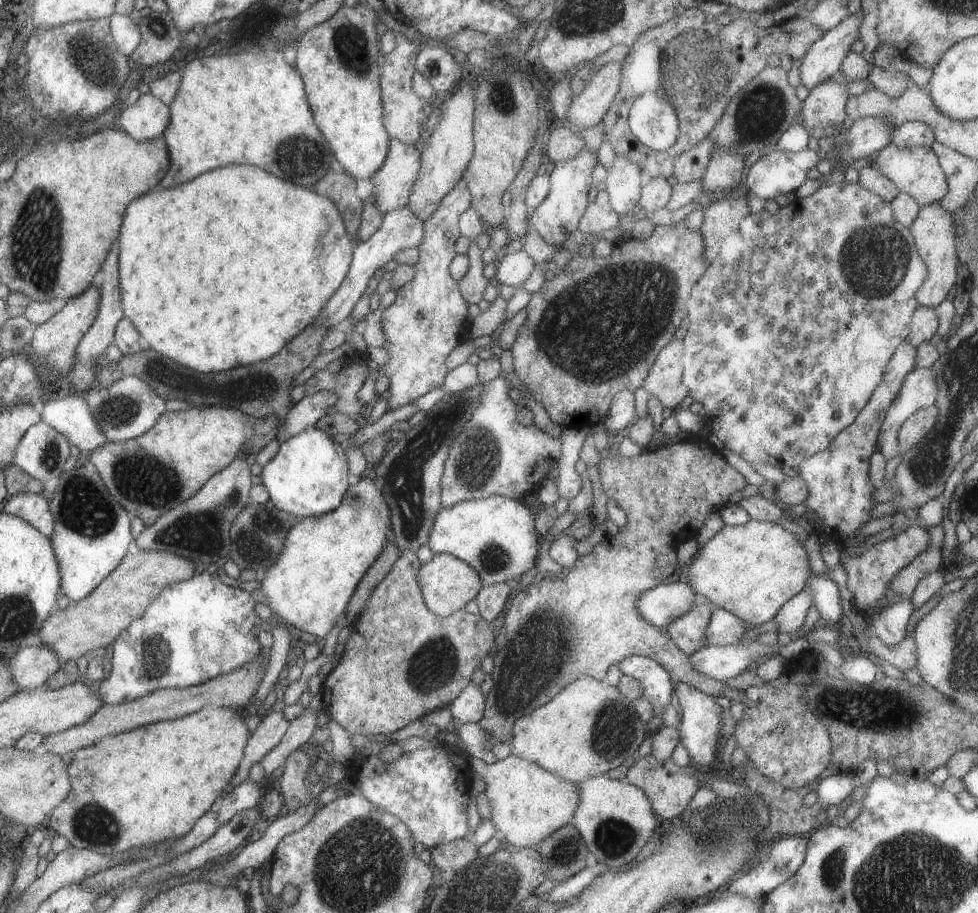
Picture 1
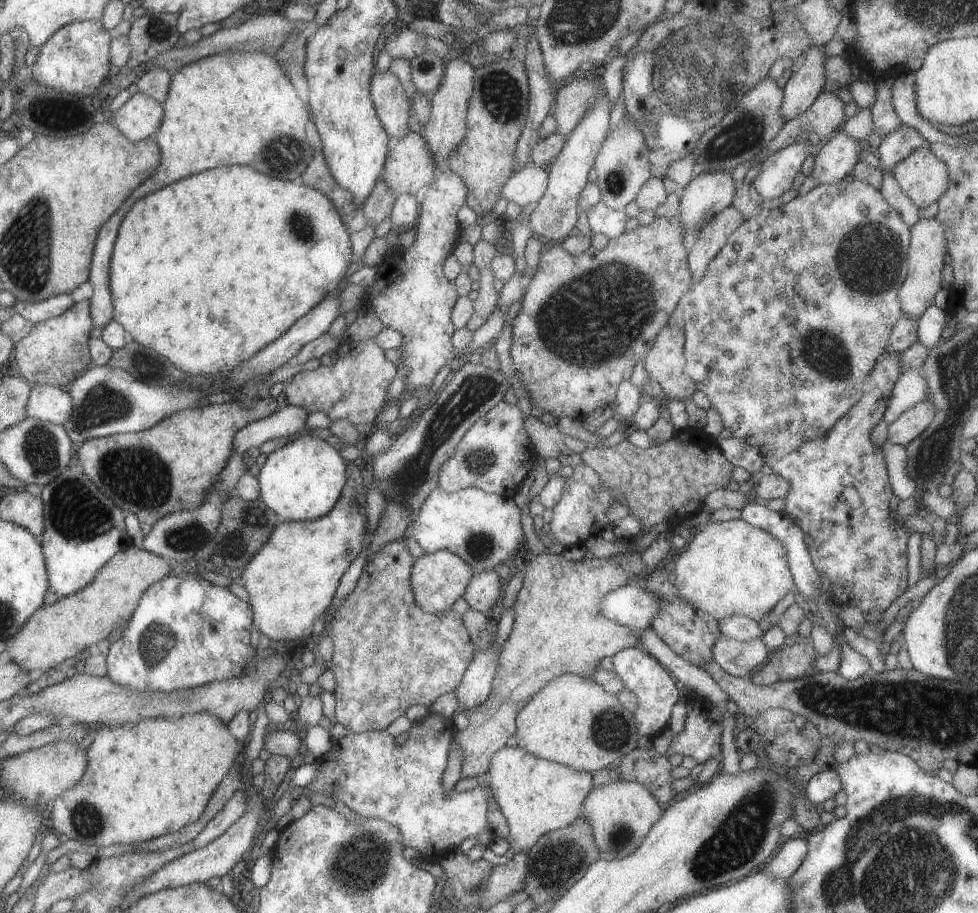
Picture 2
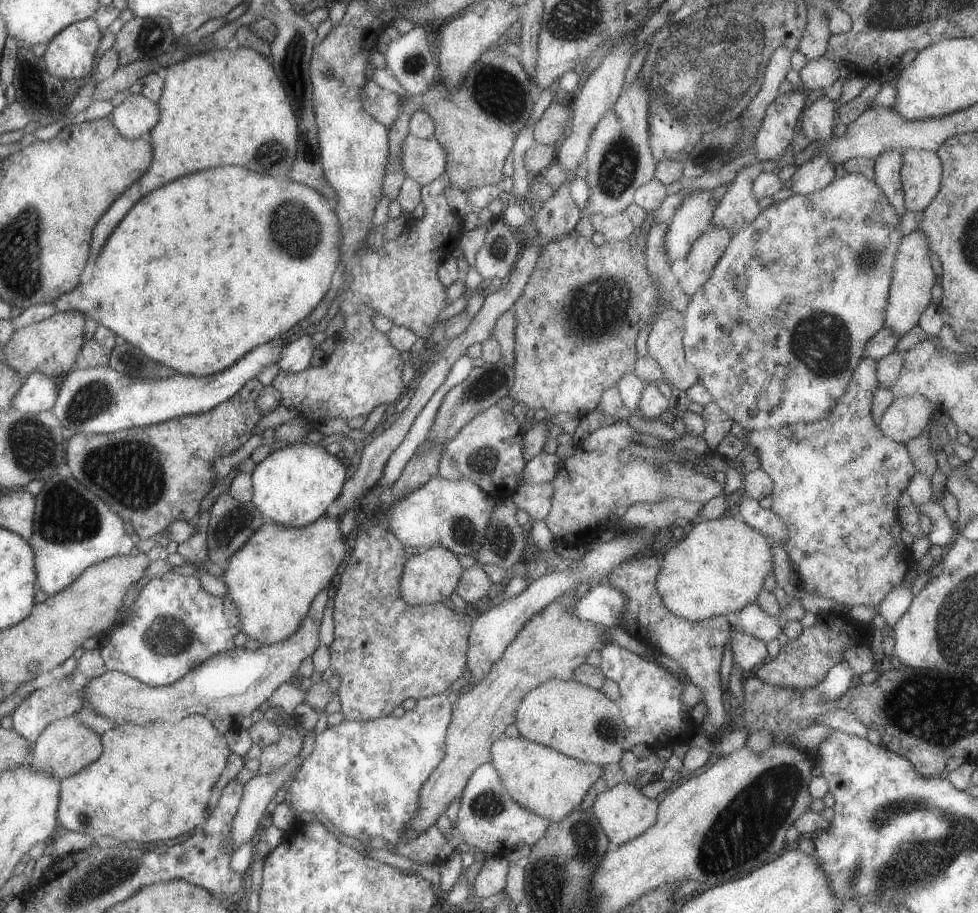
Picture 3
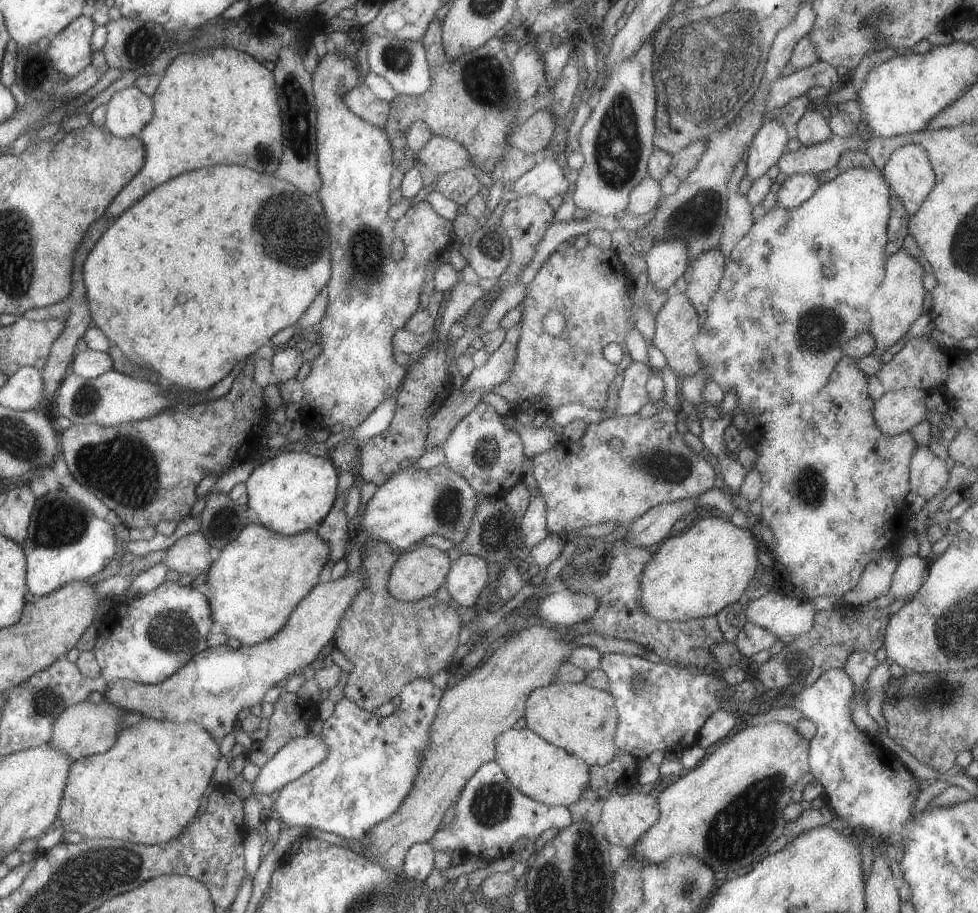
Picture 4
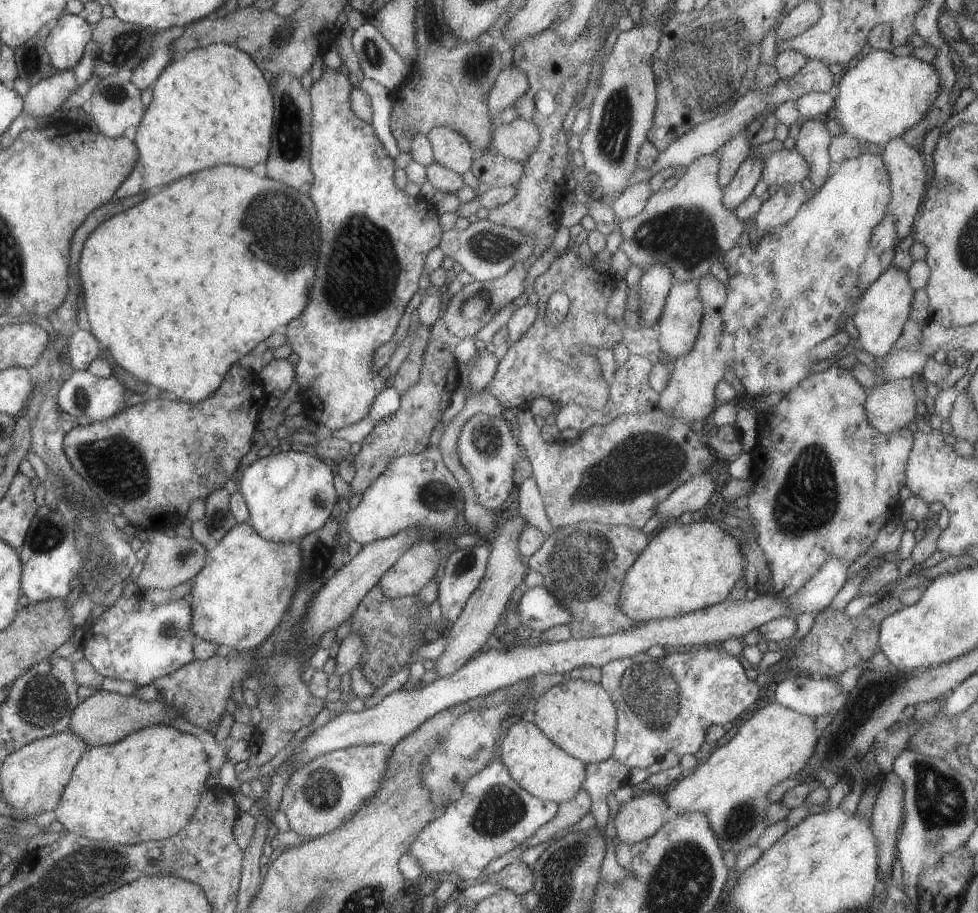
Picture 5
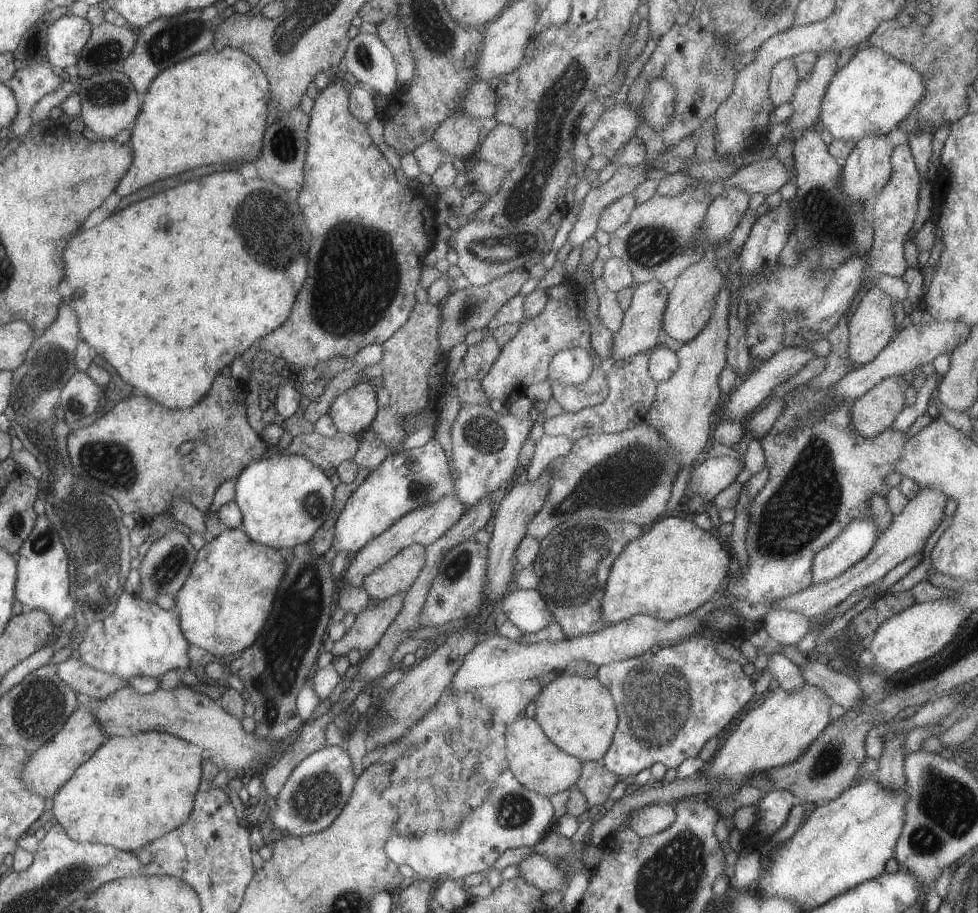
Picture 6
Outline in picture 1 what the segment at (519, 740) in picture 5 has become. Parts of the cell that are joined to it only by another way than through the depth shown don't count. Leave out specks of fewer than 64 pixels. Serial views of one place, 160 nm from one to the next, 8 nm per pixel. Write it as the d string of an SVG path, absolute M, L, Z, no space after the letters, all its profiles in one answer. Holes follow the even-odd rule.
M509 754L501 761L472 763L485 783L484 794L489 802L491 820L503 842L524 849L537 848L548 834L570 823L579 800L576 784L559 778L540 766Z

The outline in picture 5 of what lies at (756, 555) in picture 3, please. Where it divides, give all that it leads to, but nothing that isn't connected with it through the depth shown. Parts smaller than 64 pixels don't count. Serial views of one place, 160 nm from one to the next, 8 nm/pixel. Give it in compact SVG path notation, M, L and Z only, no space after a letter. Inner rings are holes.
M715 521L691 522L689 524L667 524L655 536L649 537L648 545L639 553L624 574L618 597L621 612L632 621L647 622L651 619L678 617L705 607L723 602L733 584L744 576L746 569L745 550L737 539L721 529Z

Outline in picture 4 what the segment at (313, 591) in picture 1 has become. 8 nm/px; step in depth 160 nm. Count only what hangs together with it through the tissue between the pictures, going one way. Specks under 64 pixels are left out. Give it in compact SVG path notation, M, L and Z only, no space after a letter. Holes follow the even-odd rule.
M260 524L245 525L237 538L220 550L219 557L212 561L207 571L206 584L213 592L213 597L208 599L212 621L224 628L225 635L240 640L243 645L254 645L270 639L283 628L297 603L319 583L319 572L327 565L329 551L327 541L321 540L315 530L287 536L273 533Z

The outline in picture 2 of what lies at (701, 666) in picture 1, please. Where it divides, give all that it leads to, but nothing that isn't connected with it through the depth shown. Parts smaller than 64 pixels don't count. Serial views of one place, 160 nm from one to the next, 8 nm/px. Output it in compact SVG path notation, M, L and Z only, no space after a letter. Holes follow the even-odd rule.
M721 634L711 647L712 659L734 677L748 677L753 668L764 664L768 653L761 639L736 641Z

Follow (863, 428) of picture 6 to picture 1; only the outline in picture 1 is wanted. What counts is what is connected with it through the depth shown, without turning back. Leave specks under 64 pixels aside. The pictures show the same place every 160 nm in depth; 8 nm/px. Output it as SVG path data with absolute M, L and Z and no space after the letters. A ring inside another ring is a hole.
M933 404L913 411L913 414L901 424L896 439L903 450L913 446L922 436L925 436L935 424L938 408Z

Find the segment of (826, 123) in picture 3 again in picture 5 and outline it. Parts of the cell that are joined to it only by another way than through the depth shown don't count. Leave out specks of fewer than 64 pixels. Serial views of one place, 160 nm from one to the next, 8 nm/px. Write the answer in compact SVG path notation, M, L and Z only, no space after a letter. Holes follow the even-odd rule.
M816 119L801 120L794 149L804 158L810 168L807 178L811 179L812 188L806 192L809 198L827 178L829 168L828 146L831 142L825 123Z

